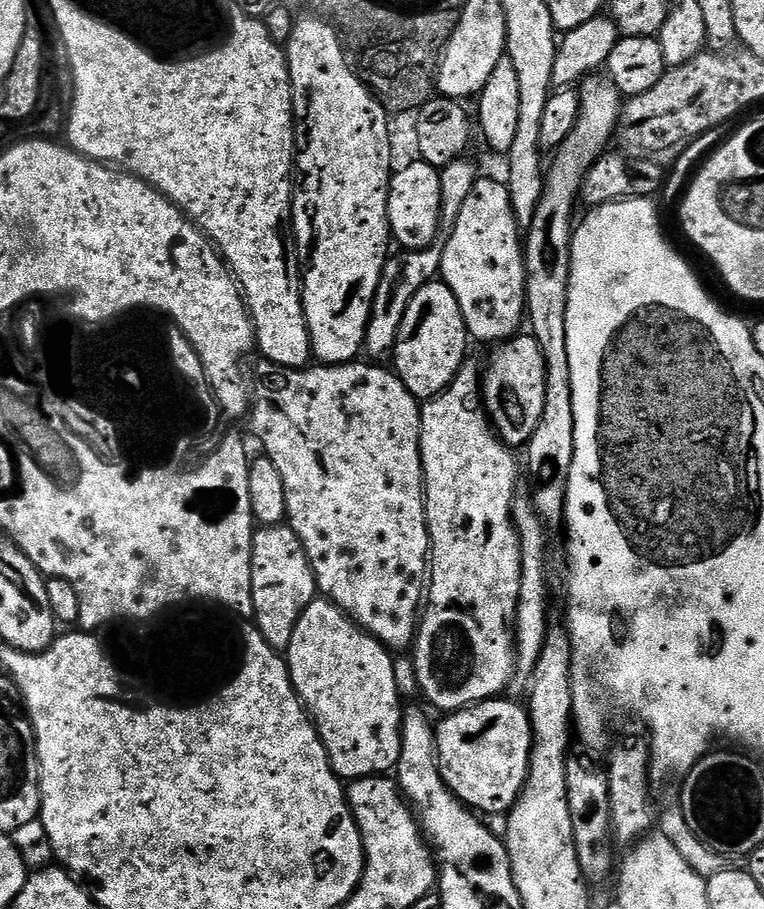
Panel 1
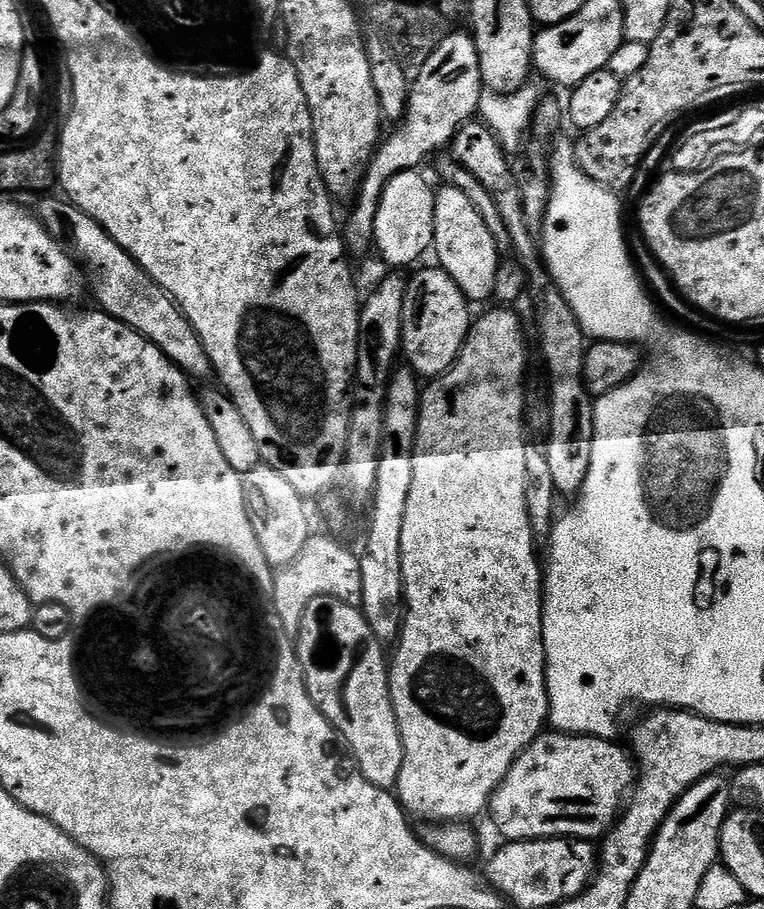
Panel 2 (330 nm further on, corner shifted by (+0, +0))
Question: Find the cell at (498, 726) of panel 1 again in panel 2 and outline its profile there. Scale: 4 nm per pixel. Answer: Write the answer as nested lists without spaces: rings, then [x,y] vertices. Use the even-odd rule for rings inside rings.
[[[545,730],[516,759],[514,766],[510,766],[506,778],[502,778],[498,790],[492,795],[490,813],[505,841],[572,837],[596,842],[615,828],[626,797],[637,780],[638,765],[627,747],[619,748],[616,742],[603,740],[600,736],[574,736],[571,732]]]

